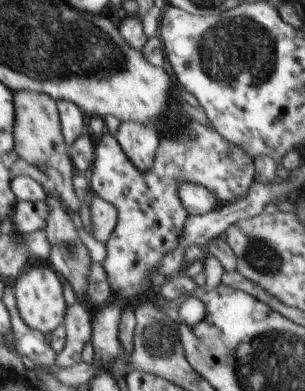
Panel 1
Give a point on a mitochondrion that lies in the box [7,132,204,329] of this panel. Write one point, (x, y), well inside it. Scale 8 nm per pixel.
(68, 249)

